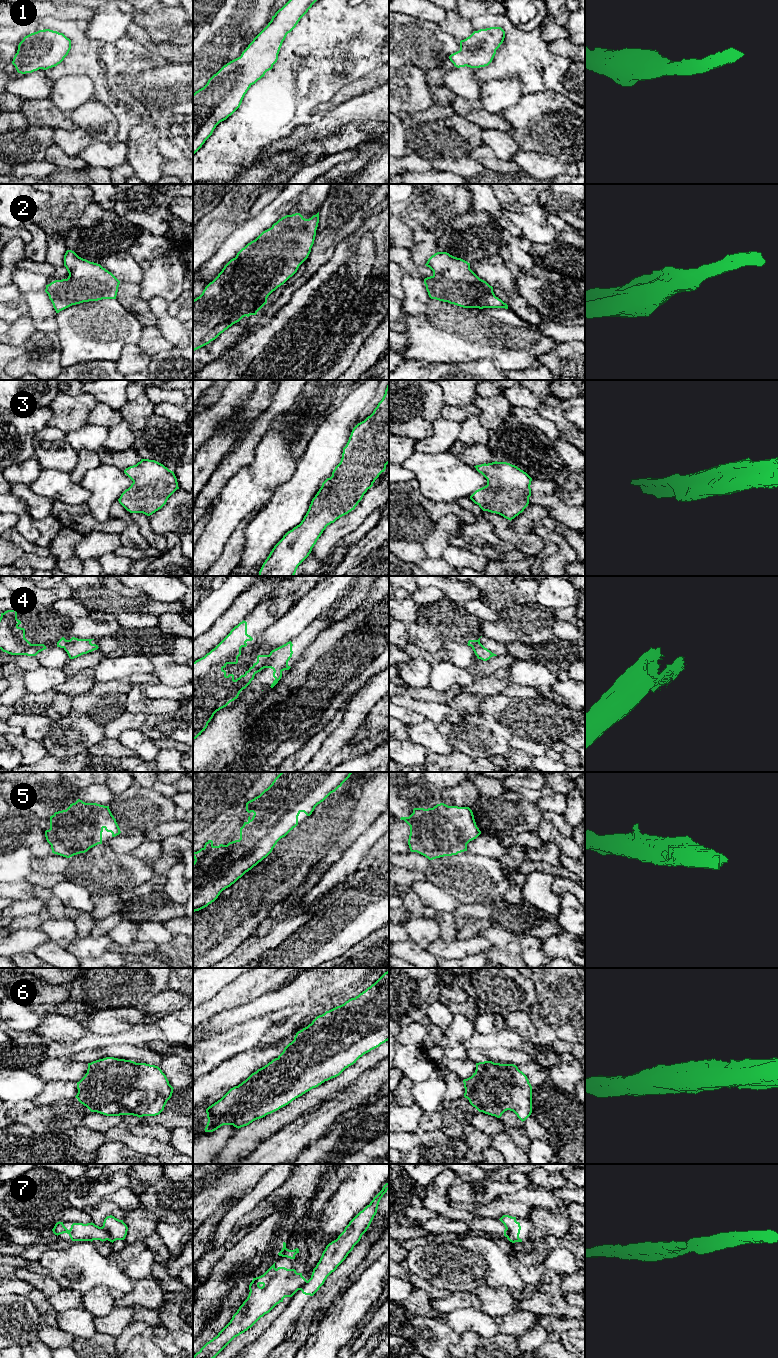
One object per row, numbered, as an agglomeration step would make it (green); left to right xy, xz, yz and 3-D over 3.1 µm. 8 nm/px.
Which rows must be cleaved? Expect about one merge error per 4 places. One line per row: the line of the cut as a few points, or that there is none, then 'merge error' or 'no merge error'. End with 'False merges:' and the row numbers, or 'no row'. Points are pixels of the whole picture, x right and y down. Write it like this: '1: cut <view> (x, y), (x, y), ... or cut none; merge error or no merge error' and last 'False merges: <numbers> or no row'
1: cut none; no merge error
2: cut none; no merge error
3: cut none; no merge error
4: cut xz (269, 655), (266, 662), (256, 672); merge error
5: cut none; no merge error
6: cut none; no merge error
7: cut xy (102, 1226), (107, 1232), (107, 1239); merge error
False merges: 4, 7

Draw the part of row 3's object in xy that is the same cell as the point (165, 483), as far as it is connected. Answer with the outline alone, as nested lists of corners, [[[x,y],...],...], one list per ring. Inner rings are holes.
[[[141,459],[136,465],[126,468],[124,473],[133,483],[118,501],[130,513],[150,516],[179,489],[174,472],[155,460]]]

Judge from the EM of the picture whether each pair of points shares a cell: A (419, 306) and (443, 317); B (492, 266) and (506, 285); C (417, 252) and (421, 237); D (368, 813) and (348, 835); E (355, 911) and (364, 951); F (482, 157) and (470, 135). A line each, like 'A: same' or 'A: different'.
A: different
B: same
C: same
D: same
E: different
F: different

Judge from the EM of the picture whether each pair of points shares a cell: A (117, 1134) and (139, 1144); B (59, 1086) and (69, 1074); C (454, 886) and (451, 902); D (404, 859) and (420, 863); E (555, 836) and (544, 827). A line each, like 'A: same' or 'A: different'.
A: same
B: different
C: different
D: same
E: same

